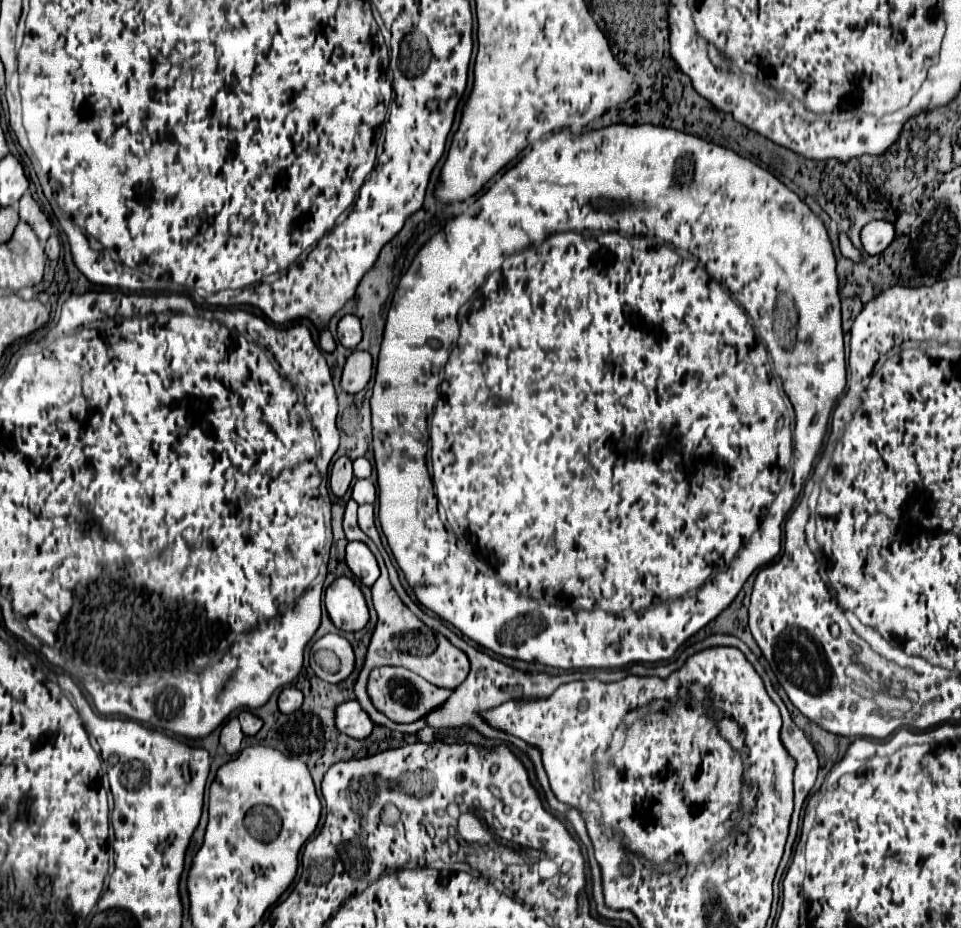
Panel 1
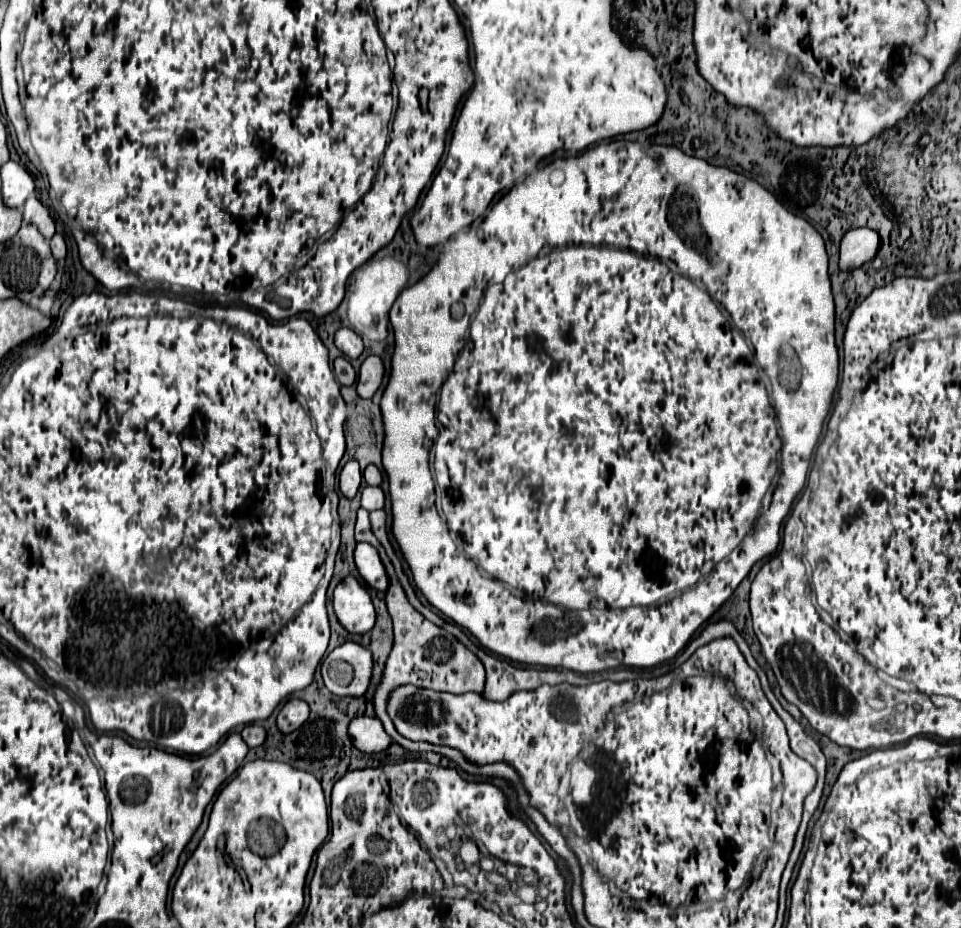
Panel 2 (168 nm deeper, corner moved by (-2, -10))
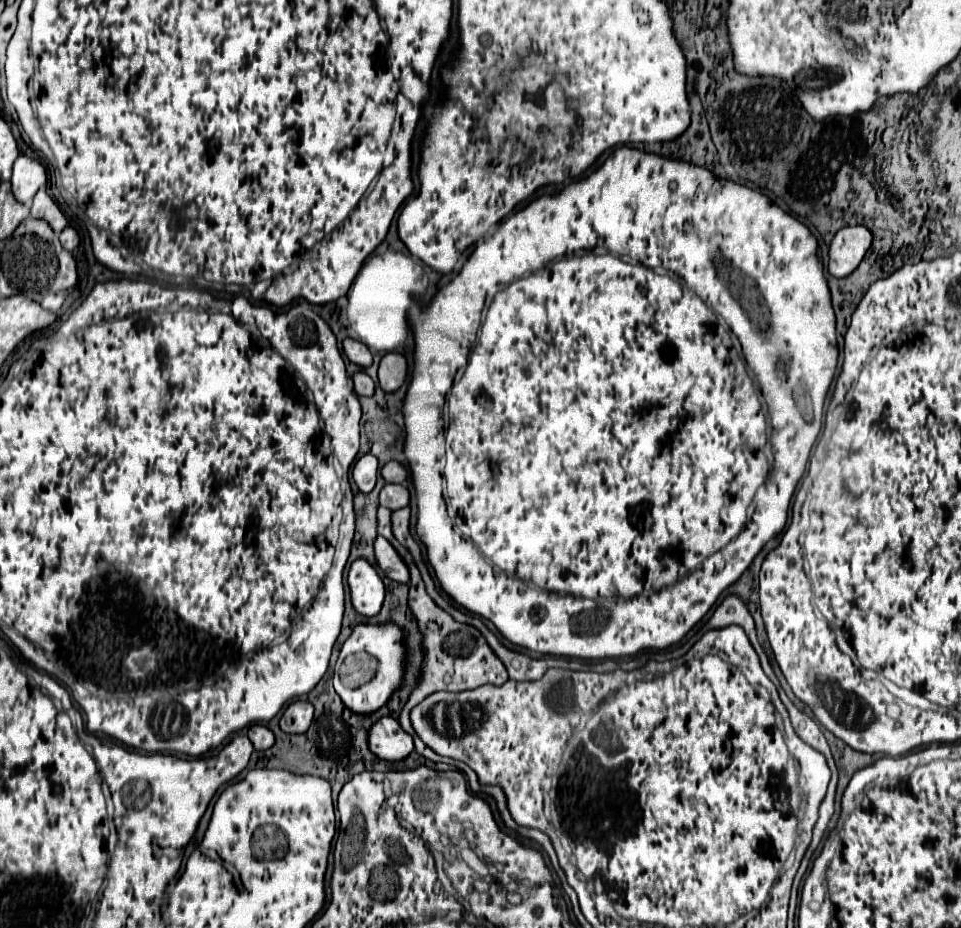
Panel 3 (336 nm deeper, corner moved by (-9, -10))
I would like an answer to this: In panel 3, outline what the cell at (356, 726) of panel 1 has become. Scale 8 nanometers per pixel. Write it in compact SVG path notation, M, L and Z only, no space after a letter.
M381 717L369 729L369 749L385 761L399 761L405 759L413 751L413 739L407 735L397 719Z

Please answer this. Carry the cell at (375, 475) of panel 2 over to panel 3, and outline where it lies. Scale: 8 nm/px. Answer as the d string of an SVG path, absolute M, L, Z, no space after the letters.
M391 461L391 463L381 467L381 477L385 479L385 483L403 483L407 477L407 471L401 463Z

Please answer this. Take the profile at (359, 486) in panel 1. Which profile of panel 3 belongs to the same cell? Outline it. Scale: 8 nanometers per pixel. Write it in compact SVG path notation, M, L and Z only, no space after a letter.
M385 485L379 493L379 505L391 511L409 505L409 491L403 485Z

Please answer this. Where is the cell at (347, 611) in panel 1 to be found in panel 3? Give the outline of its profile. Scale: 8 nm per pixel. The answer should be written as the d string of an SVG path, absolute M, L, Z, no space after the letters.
M357 559L349 569L347 581L355 611L363 617L375 617L381 611L385 597L385 587L377 571L365 559Z

